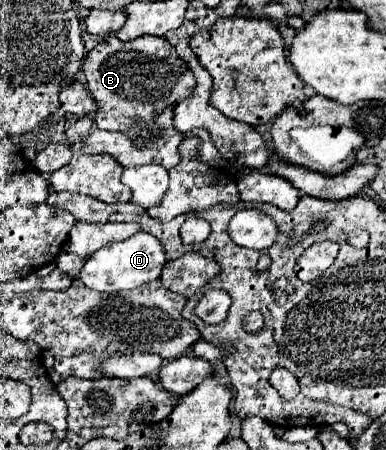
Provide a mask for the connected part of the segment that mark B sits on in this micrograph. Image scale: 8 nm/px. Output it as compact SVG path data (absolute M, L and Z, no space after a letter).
M108 34L86 54L82 72L88 90L100 104L100 110L94 116L96 126L124 134L128 134L134 124L150 128L164 108L174 108L180 100L192 96L192 88L196 86L196 78L188 64L184 64L166 38L158 36L122 42L114 34Z

